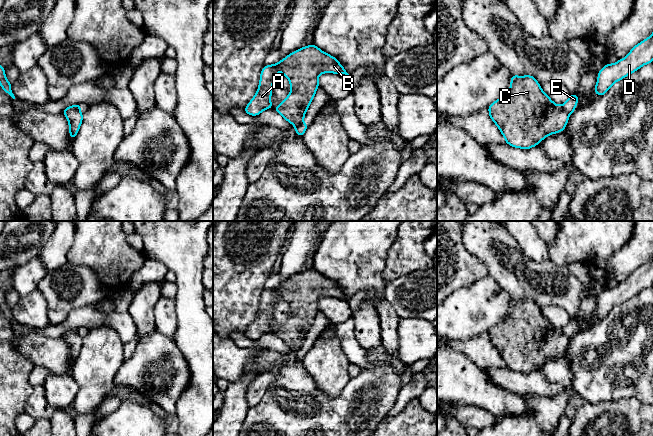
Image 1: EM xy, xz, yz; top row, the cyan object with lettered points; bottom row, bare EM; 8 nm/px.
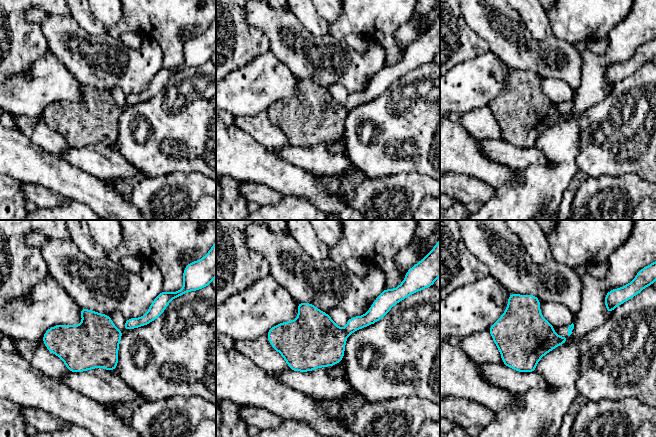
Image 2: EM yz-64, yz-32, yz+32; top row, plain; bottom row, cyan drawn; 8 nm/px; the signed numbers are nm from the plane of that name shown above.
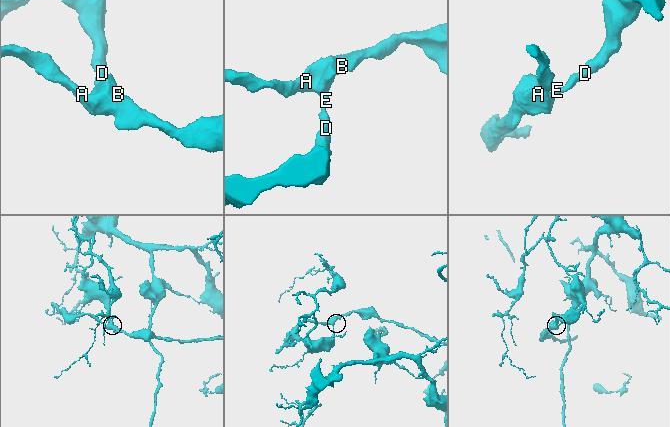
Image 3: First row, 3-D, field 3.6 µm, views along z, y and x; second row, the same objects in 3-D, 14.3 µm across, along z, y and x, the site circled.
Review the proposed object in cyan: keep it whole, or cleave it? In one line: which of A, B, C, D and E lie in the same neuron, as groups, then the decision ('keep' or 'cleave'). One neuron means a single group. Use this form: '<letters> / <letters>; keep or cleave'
A B C / D E; cleave

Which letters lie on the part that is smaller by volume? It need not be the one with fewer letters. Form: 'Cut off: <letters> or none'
Cut off: A, B, C

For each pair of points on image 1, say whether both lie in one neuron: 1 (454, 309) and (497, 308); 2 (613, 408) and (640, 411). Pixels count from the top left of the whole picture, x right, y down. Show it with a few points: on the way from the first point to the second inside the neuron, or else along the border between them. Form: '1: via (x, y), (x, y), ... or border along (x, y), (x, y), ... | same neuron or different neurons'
1: via (465, 309), (486, 308) | same neuron
2: via (620, 411), (633, 411) | same neuron

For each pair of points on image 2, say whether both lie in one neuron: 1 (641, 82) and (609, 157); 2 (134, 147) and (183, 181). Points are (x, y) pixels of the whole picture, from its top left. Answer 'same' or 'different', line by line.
1: same
2: different

